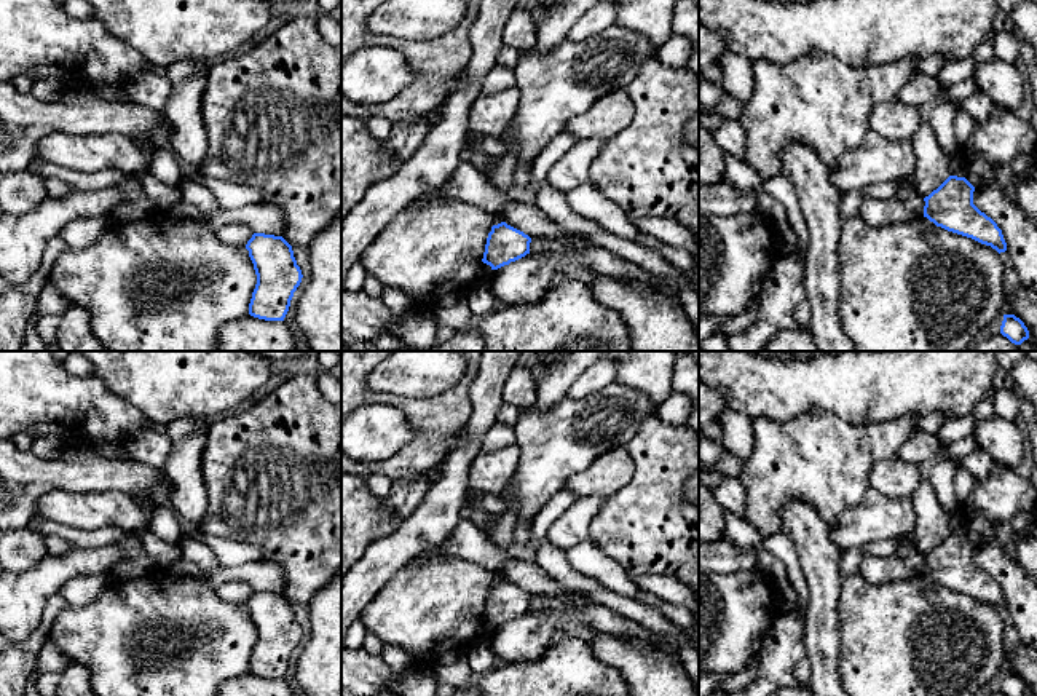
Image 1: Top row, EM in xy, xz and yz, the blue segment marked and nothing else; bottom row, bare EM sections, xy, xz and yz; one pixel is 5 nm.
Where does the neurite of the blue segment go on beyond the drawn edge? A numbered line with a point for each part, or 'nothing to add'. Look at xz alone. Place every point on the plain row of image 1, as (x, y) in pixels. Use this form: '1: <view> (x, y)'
nothing to add

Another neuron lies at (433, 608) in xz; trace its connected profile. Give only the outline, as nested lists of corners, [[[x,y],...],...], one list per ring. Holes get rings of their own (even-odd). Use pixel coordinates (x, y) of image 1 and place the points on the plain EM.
[[[453,556],[432,557],[421,567],[396,571],[391,579],[378,591],[361,615],[365,629],[375,634],[384,645],[404,648],[416,666],[429,664],[447,651],[467,651],[475,635],[477,624],[483,616],[488,591],[493,584],[493,571],[472,562]]]

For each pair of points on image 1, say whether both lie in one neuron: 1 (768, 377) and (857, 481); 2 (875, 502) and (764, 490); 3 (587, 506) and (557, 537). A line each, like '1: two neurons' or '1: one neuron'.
1: two neurons
2: two neurons
3: one neuron

